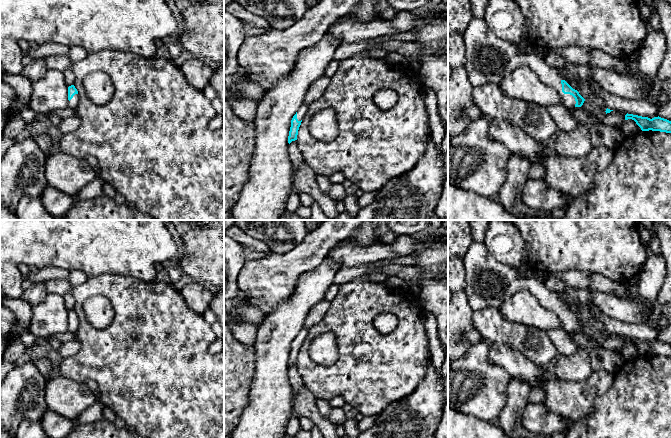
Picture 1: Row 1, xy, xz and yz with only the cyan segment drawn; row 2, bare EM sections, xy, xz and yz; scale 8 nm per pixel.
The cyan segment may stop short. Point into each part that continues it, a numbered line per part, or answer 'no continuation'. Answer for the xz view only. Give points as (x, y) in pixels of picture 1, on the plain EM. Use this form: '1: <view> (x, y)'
1: xz (302, 334)

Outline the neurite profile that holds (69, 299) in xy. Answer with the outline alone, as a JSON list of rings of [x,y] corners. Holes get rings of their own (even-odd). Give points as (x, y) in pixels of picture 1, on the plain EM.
[[[71,292],[65,294],[63,297],[64,297],[64,300],[65,300],[66,309],[68,311],[71,310],[71,309],[73,309],[74,306],[75,306],[75,299],[72,296]]]

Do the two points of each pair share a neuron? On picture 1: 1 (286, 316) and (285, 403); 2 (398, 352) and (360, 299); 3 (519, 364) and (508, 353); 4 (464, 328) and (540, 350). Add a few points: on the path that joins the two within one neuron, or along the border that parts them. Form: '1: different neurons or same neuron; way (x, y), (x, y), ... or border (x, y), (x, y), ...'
1: same neuron; way (277, 338), (277, 381)
2: same neuron; way (383, 346), (360, 323), (360, 314)
3: same neuron; way (516, 361), (511, 356)
4: different neurons; border (473, 311), (473, 326), (482, 336)

